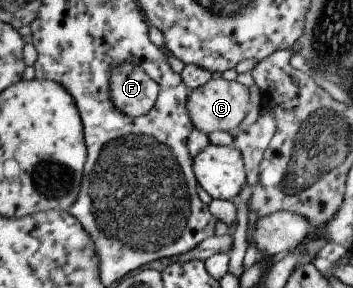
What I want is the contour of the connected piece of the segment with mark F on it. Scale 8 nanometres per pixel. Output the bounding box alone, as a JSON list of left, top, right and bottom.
[108,63,160,117]

